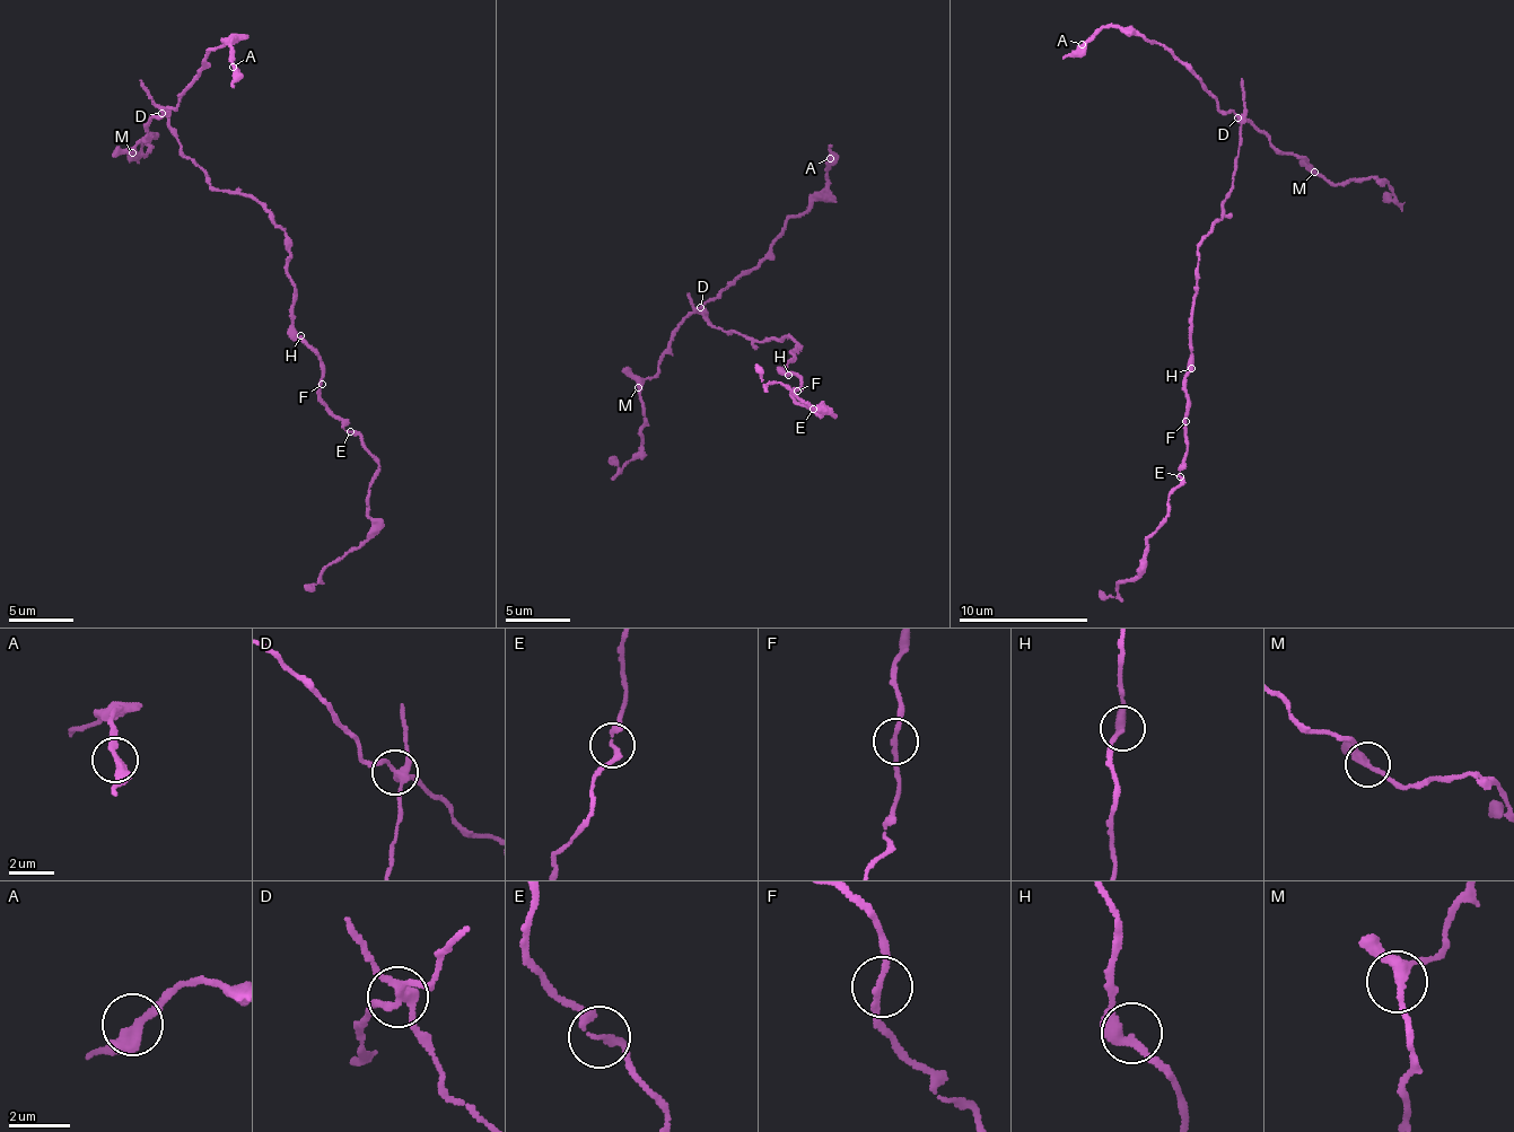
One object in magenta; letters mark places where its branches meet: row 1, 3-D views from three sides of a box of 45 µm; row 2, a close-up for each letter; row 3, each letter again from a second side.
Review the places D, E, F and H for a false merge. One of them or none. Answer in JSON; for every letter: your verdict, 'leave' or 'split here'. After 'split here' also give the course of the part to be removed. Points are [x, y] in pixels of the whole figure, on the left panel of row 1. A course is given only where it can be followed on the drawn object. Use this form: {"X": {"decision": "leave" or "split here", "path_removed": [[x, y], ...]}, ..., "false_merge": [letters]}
{"D": {"decision": "split here", "path_removed": [[163, 113], [177, 106], [181, 91], [209, 52], [233, 36], [227, 45], [234, 88]]}, "E": {"decision": "leave"}, "F": {"decision": "leave"}, "H": {"decision": "leave"}, "false_merge": ["D"]}

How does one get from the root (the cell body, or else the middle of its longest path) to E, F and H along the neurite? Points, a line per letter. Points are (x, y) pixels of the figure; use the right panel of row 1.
E: (1199, 259), (1184, 388), (1188, 447), (1179, 475)
F: (1199, 259), (1198, 295), (1190, 317), (1186, 421)
H: (1199, 259), (1198, 295), (1190, 317), (1191, 368)

